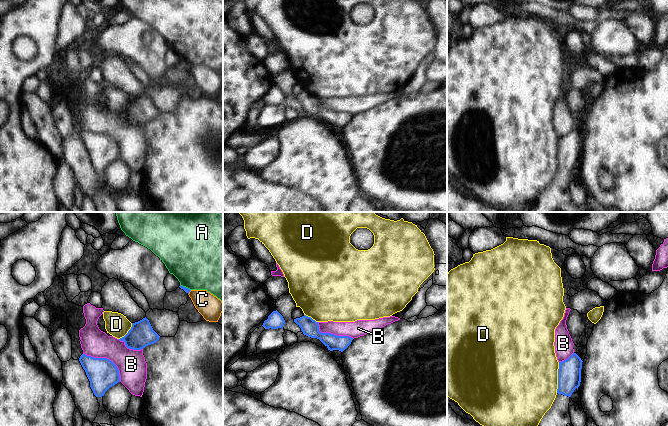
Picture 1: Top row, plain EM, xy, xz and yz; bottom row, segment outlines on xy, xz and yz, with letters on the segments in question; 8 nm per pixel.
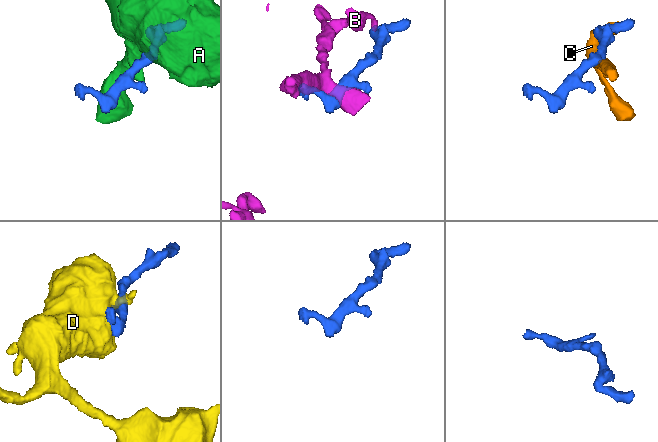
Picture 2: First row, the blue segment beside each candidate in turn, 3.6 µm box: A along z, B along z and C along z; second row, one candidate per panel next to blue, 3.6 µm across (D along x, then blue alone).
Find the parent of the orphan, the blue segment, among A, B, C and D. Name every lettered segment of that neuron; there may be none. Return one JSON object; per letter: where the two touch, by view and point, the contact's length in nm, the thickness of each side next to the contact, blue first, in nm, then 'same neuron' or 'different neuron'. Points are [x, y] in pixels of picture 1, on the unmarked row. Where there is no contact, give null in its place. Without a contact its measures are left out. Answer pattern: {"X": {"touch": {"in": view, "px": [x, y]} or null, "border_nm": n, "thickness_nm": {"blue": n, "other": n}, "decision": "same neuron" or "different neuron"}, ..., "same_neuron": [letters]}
{"A": {"touch": {"in": "xy", "px": [185, 63]}, "border_nm": 100, "thickness_nm": {"blue": 40, "other": 480}, "decision": "different neuron"}, "B": {"touch": {"in": "xy", "px": [106, 134]}, "border_nm": 380, "thickness_nm": {"blue": 240, "other": 220}, "decision": "different neuron"}, "C": {"touch": {"in": "xy", "px": [189, 67]}, "border_nm": 50, "thickness_nm": {"blue": 40, "other": 190}, "decision": "different neuron"}, "D": {"touch": {"in": "yz", "px": [558, 153]}, "border_nm": 240, "thickness_nm": {"blue": 190, "other": 500}, "decision": "different neuron"}, "same_neuron": []}

